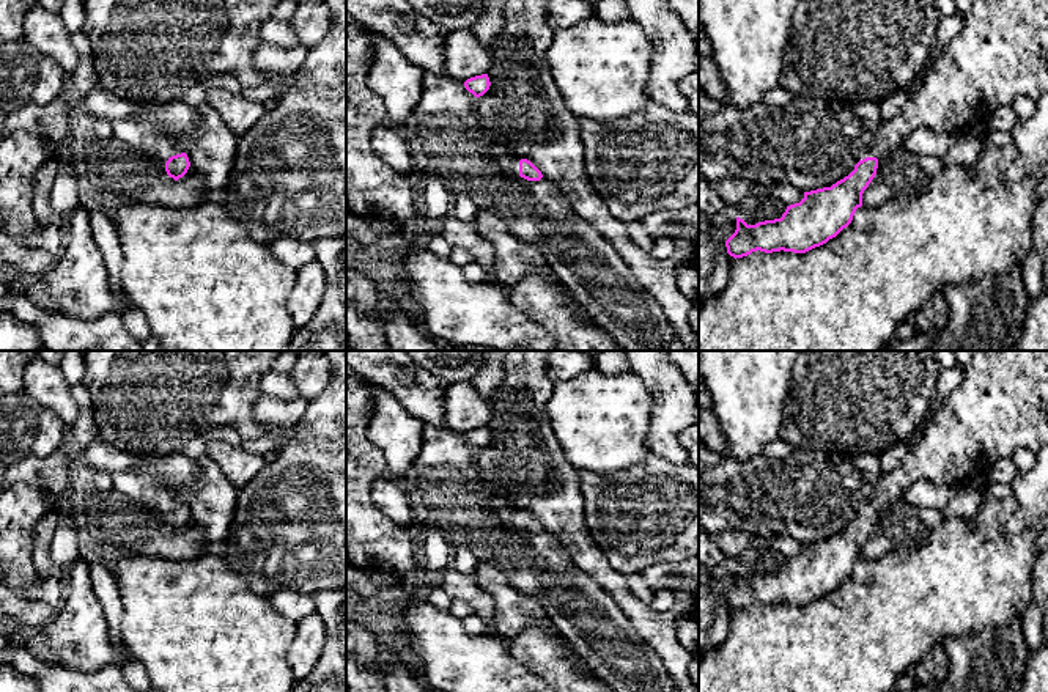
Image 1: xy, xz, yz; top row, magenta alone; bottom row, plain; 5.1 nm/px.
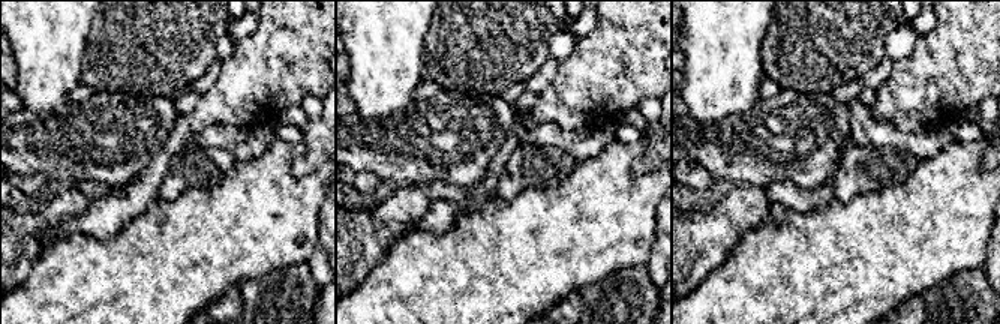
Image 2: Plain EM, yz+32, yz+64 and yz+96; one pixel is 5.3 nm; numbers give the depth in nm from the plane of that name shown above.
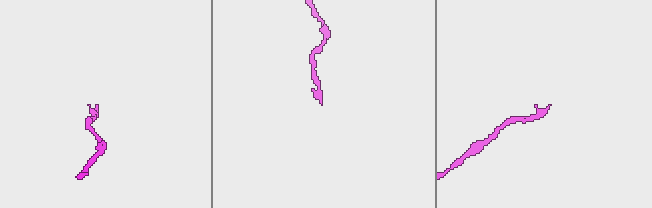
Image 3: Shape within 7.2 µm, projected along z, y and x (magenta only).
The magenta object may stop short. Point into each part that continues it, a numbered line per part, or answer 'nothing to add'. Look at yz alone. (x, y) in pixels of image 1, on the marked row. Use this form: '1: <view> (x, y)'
1: yz (1003, 51)

